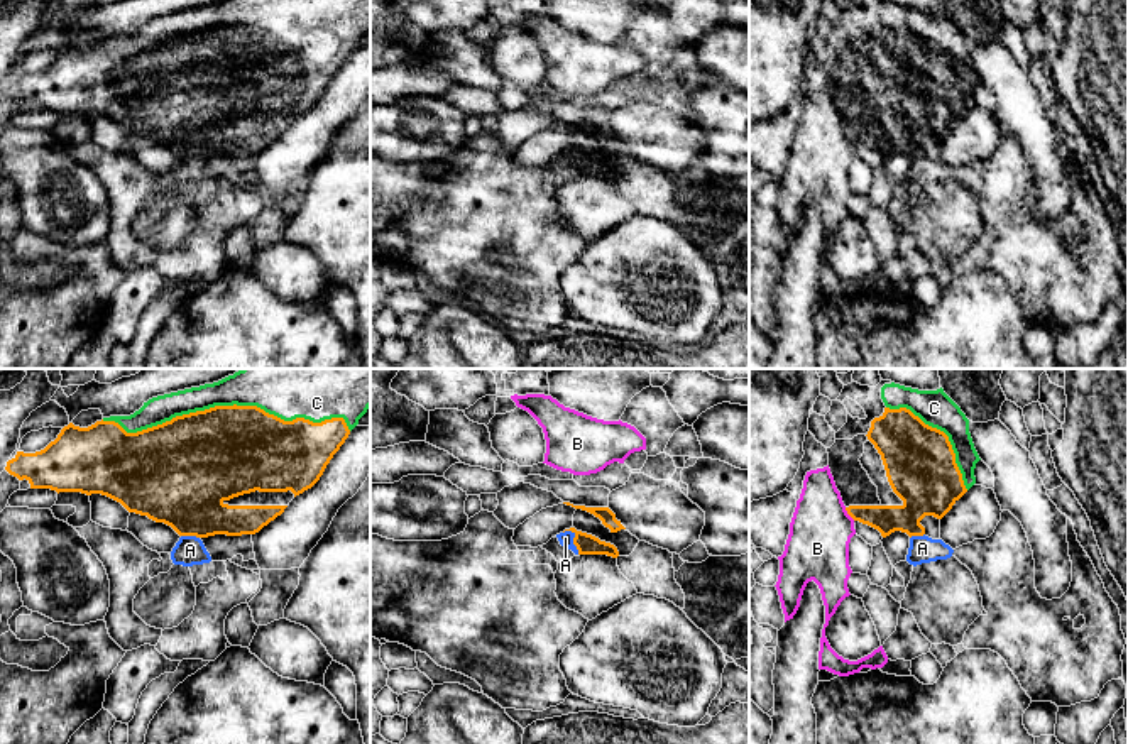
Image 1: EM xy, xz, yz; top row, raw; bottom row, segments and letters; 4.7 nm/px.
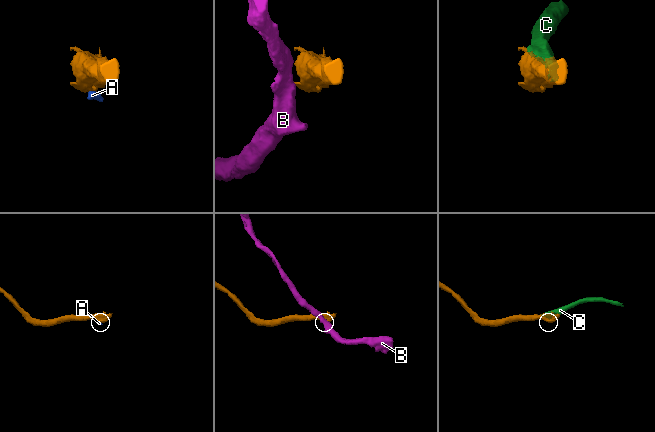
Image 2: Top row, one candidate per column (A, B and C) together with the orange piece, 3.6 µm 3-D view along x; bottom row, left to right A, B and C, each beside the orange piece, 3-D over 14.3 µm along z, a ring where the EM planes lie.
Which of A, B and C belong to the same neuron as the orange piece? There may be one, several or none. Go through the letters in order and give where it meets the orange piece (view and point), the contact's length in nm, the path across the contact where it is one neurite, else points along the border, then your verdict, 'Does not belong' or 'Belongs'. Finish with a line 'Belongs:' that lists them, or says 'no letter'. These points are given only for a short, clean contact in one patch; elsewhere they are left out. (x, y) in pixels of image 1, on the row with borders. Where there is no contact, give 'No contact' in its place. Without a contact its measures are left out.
A: Touches orange at xz (574, 540). Shared border 140 nm. Boundary: xz (565, 530), (574, 535), (574, 545), (579, 553). Does not belong
B: Touches orange at yz (849, 514). Shared border 80 nm. Boundary: yz (844, 508), (854, 519). Does not belong
C: Touches orange at xy (229, 406). Shared border 1200 nm. Belongs
Belongs: C

